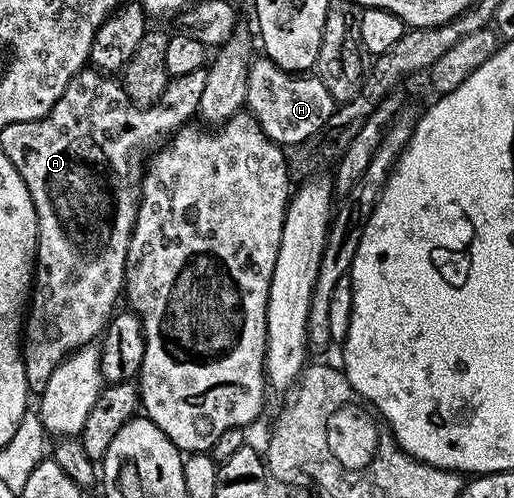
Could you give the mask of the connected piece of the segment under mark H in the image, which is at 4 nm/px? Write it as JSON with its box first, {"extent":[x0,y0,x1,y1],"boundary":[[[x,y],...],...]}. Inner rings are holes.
{"extent":[245,55,336,147],"boundary":[[[259,55],[251,60],[250,69],[246,73],[245,108],[257,121],[262,134],[277,145],[289,147],[289,145],[304,144],[305,146],[318,136],[324,123],[332,119],[336,102],[332,99],[328,87],[324,87],[324,83],[316,75],[311,75],[309,72],[289,73],[269,57]]]}

